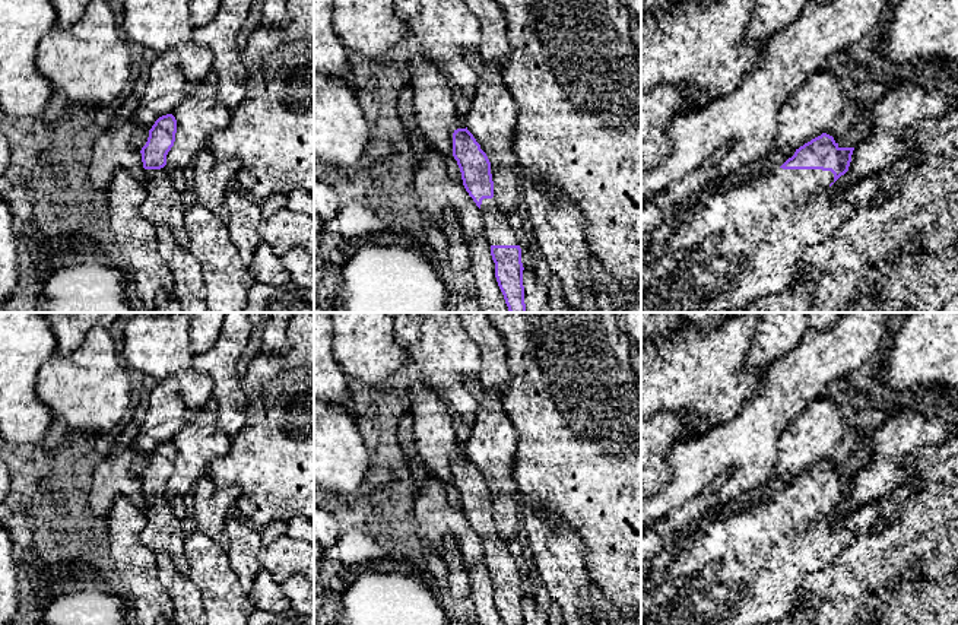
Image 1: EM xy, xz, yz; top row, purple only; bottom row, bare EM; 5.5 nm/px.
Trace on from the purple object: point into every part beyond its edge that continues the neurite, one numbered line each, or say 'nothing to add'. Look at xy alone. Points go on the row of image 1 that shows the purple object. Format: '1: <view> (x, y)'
1: xy (164, 206)

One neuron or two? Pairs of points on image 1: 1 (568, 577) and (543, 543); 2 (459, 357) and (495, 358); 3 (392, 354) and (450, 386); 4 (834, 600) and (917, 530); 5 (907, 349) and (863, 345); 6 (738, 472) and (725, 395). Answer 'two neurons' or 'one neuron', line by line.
1: one neuron
2: two neurons
3: two neurons
4: one neuron
5: two neurons
6: two neurons

